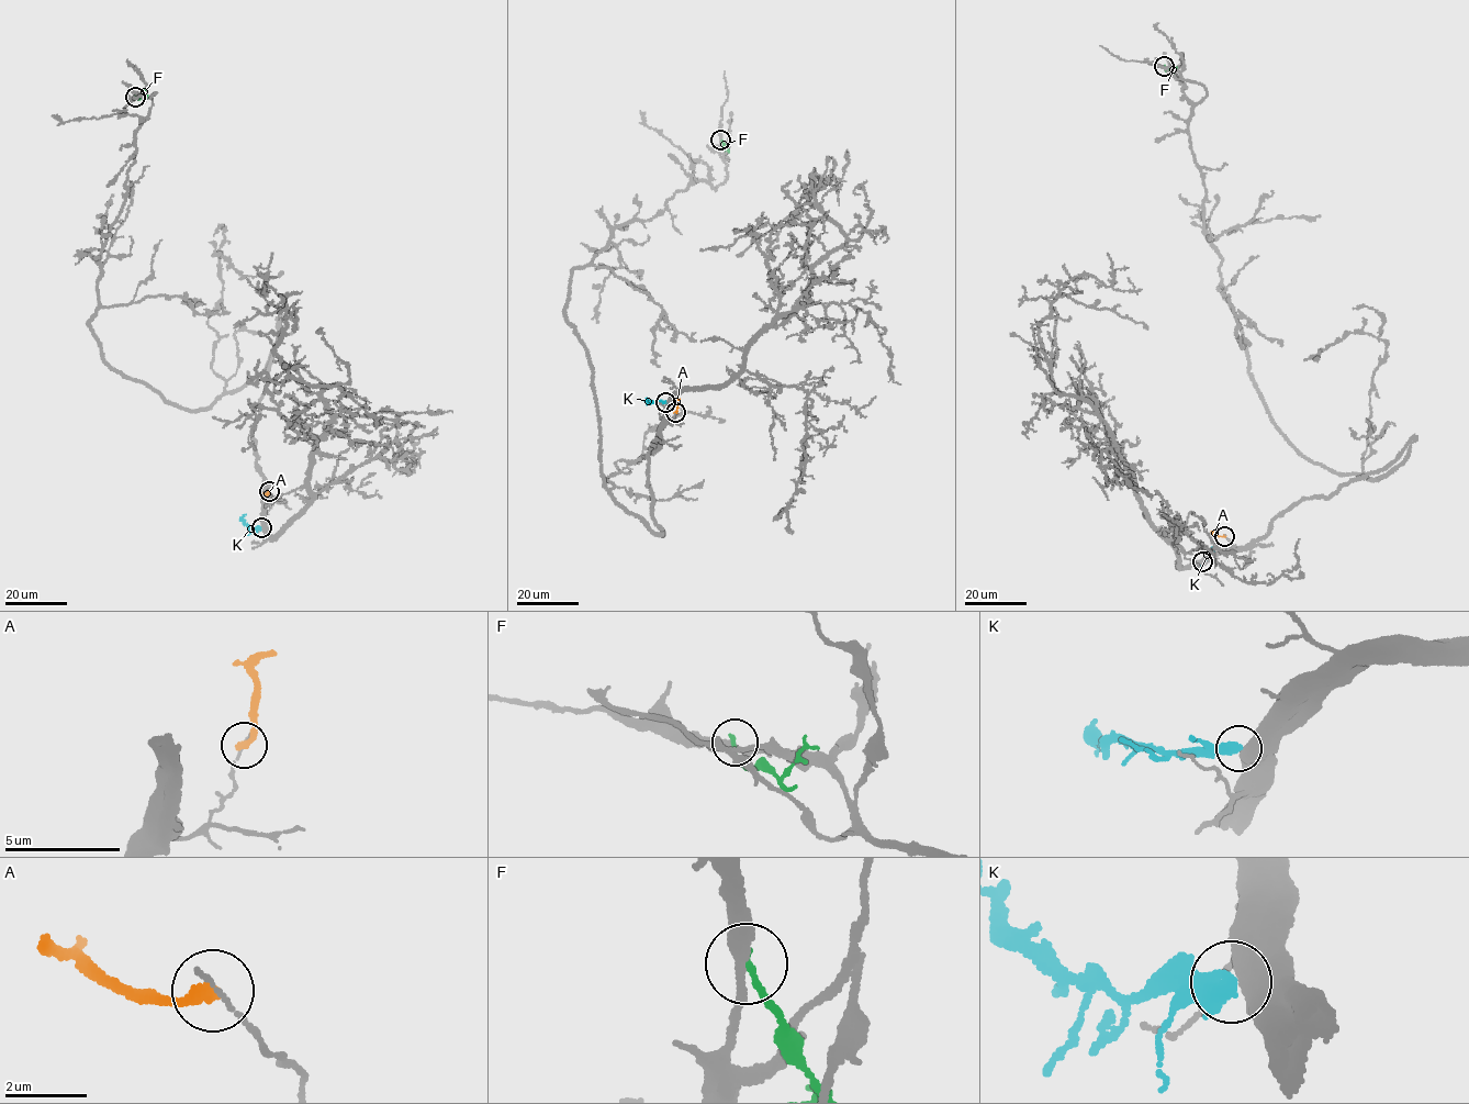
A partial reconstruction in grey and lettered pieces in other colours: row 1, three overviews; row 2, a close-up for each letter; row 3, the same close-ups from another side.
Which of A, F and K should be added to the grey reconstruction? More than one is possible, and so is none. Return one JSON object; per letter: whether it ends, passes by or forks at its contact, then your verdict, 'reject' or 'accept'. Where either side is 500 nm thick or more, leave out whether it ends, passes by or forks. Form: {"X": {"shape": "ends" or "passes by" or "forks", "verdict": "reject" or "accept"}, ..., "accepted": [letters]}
{"A": {"shape": "ends", "verdict": "reject"}, "F": {"shape": "ends", "verdict": "reject"}, "K": {"verdict": "reject"}, "accepted": []}

